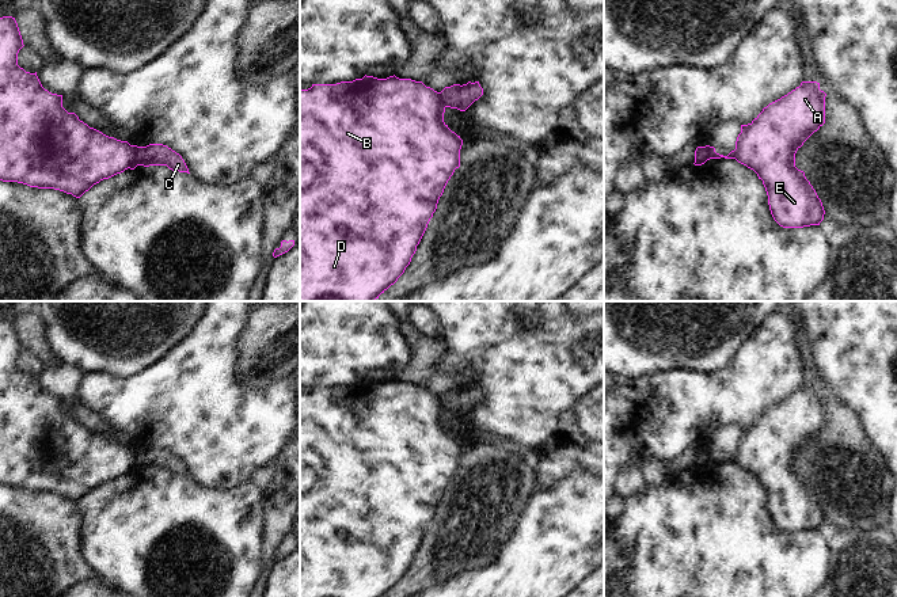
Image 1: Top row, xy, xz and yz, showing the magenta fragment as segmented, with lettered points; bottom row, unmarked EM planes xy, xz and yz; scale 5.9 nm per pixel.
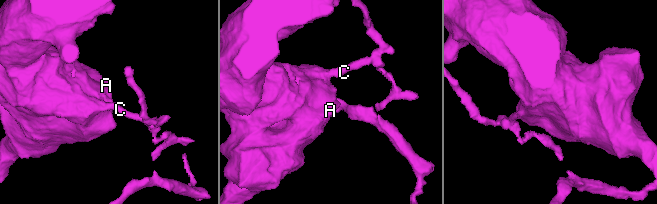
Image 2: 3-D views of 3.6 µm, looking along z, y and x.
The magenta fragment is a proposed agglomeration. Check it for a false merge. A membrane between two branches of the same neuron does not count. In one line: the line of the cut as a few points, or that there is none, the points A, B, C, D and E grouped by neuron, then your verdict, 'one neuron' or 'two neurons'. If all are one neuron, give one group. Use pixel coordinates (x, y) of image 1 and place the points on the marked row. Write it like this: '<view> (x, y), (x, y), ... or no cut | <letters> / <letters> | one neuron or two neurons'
xy (139, 147), (137, 164) | A B D E / C | two neurons

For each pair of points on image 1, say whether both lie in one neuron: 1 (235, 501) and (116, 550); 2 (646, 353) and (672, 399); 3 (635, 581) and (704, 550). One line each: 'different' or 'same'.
1: same
2: different
3: same

